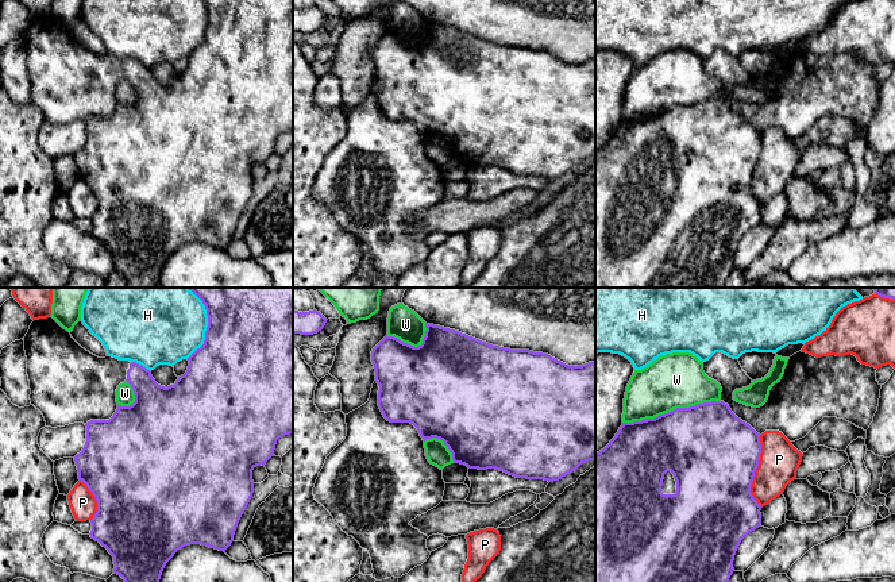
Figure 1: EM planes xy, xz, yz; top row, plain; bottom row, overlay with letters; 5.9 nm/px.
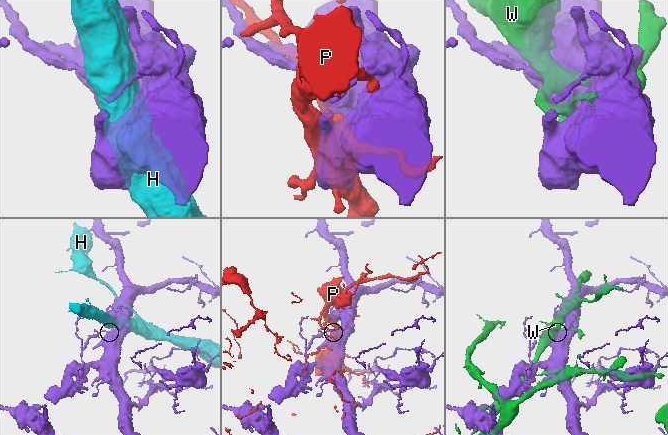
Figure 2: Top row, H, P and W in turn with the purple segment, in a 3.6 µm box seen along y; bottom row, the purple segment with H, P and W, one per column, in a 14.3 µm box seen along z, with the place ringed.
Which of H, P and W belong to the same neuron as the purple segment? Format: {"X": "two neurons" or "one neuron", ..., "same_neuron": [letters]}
{"H": "two neurons", "P": "two neurons", "W": "two neurons", "same_neuron": []}

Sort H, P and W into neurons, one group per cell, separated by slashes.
H / P / W

